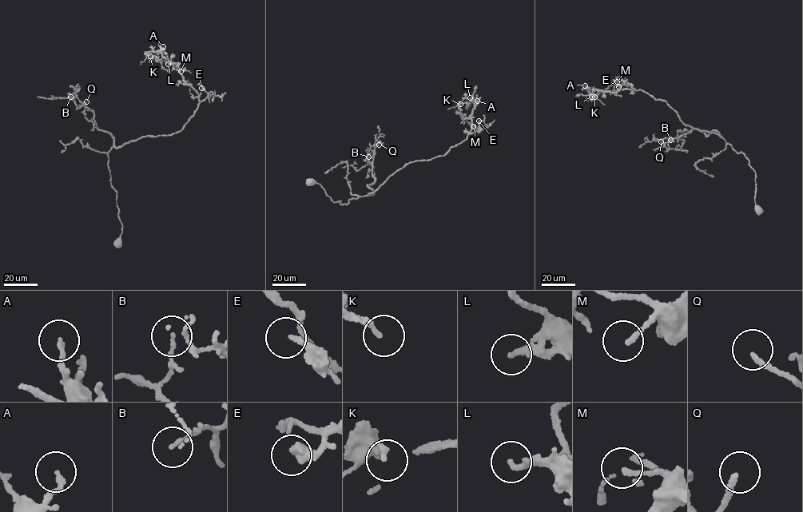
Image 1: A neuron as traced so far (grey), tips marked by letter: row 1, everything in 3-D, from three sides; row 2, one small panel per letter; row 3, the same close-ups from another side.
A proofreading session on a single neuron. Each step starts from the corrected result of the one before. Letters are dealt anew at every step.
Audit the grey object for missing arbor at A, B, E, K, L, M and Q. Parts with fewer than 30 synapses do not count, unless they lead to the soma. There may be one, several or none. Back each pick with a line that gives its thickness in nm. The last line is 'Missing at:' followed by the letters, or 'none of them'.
Missing at: none of them

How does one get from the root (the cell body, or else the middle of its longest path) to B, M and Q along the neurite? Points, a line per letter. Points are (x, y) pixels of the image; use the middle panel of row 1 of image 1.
B: (310, 182), (320, 184), (341, 204), (369, 195), (373, 192), (367, 185), (375, 176), (368, 156)
M: (310, 182), (346, 204), (408, 163), (446, 154), (466, 138), (471, 100), (458, 106), (473, 126)
Q: (310, 182), (320, 184), (341, 204), (371, 194), (367, 185), (375, 180), (373, 156), (379, 144)

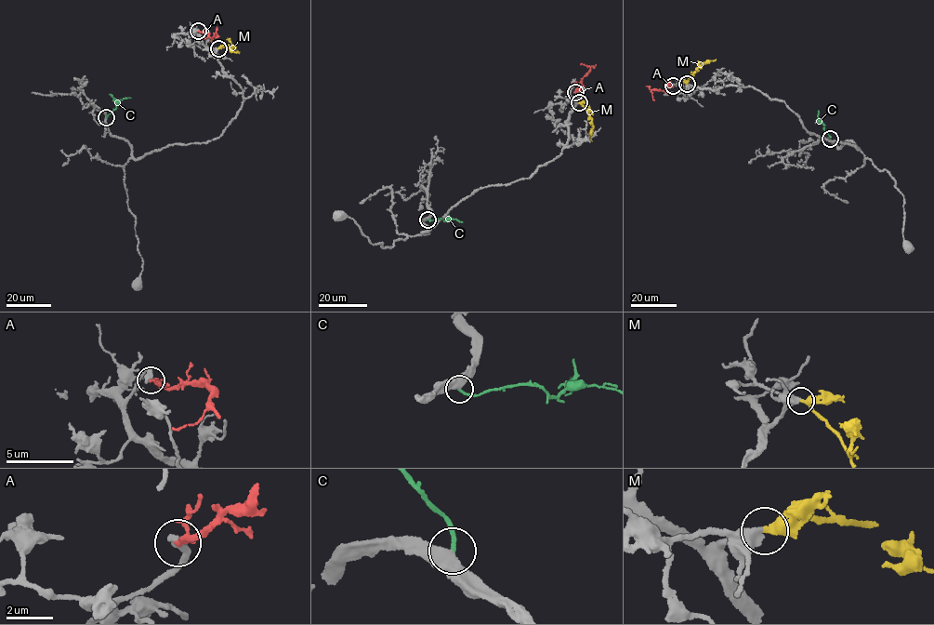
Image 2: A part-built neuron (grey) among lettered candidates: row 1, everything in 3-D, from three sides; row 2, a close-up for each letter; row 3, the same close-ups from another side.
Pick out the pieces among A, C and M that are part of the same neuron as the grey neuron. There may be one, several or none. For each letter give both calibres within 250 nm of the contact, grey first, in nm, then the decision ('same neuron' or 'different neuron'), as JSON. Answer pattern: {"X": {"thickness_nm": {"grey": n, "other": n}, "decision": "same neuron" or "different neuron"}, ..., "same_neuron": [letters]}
{"A": {"thickness_nm": {"grey": 360, "other": 240}, "decision": "different neuron"}, "C": {"thickness_nm": {"grey": 360, "other": 170}, "decision": "different neuron"}, "M": {"thickness_nm": {"grey": 400, "other": 320}, "decision": "same neuron"}, "same_neuron": ["M"]}

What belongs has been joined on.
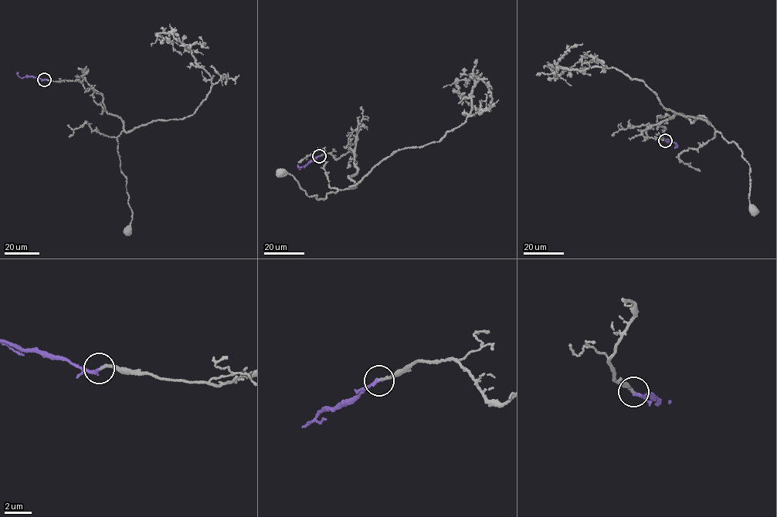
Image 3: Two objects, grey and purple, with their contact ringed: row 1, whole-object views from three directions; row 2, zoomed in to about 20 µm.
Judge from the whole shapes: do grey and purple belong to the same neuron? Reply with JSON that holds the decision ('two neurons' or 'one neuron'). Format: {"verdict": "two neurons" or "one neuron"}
{"verdict": "one neuron"}

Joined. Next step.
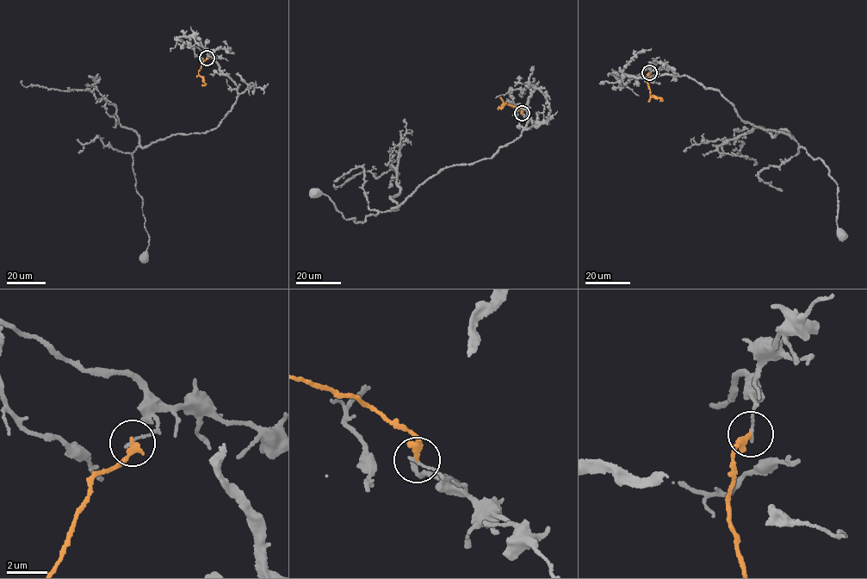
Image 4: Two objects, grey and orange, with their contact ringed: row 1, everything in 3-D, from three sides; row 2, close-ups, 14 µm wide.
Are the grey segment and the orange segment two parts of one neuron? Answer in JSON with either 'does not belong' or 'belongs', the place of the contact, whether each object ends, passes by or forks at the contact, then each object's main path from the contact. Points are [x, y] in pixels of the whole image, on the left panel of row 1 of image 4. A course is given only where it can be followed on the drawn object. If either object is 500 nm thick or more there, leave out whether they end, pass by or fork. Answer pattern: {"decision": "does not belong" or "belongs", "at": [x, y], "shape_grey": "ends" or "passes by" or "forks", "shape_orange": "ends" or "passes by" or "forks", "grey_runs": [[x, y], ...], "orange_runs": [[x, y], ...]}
{"decision": "does not belong", "at": [207, 58], "shape_grey": "ends", "shape_orange": "ends", "grey_runs": [[207, 57], [175, 39], [213, 53], [238, 87], [230, 111], [214, 128], [133, 153], [144, 258]], "orange_runs": [[207, 58], [198, 72], [205, 83], [201, 85]]}

